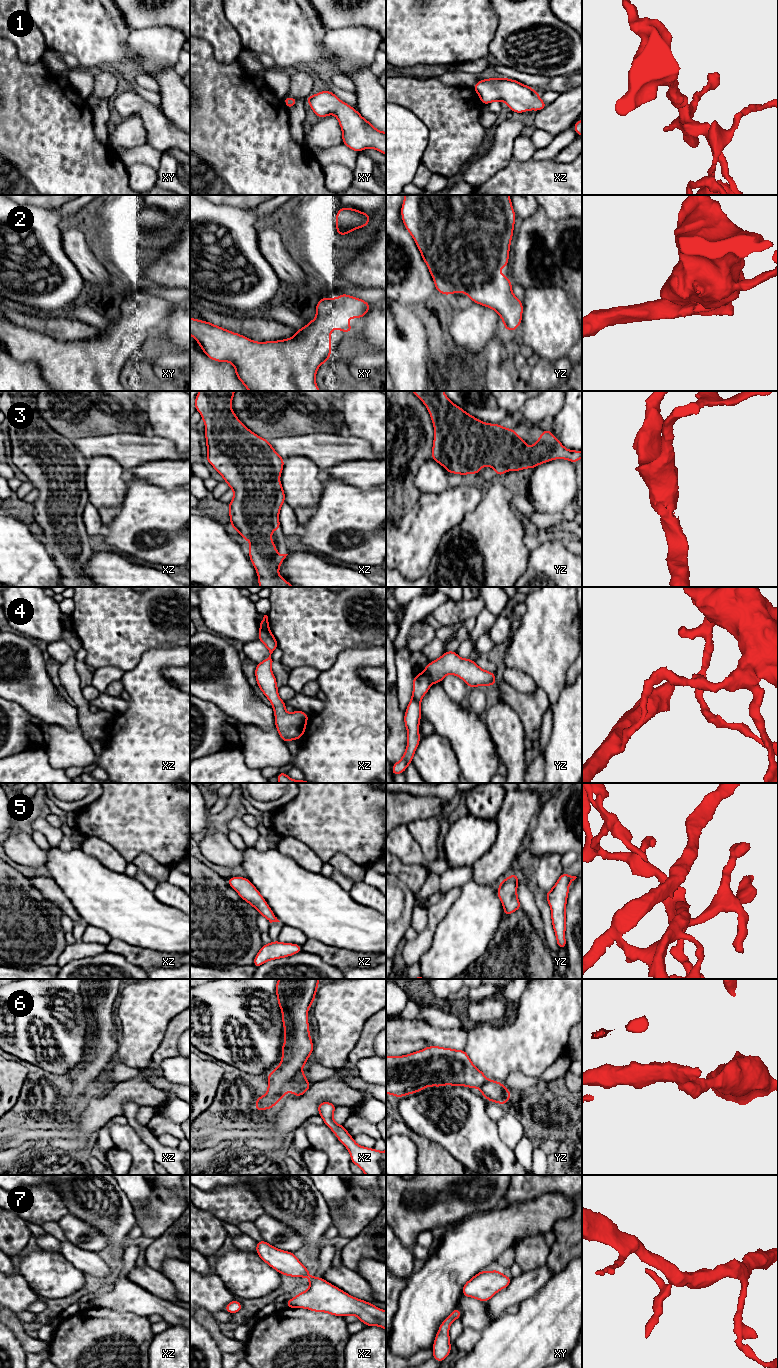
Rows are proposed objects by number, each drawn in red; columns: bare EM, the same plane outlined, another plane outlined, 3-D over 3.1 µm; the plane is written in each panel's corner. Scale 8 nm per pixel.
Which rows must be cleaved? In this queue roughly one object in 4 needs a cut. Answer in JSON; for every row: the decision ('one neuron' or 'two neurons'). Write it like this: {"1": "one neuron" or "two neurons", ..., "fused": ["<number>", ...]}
{"1": "one neuron", "2": "one neuron", "3": "one neuron", "4": "two neurons", "5": "one neuron", "6": "two neurons", "7": "one neuron", "fused": ["4", "6"]}

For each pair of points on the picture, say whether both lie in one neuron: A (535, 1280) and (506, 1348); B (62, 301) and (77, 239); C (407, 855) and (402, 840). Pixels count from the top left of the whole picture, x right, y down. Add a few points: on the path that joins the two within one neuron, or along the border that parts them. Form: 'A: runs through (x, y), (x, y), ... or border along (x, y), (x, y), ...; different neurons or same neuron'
A: border along (546, 1284), (534, 1295), (518, 1303); different neurons
B: border along (62, 239), (64, 253), (84, 280); different neurons
C: runs through (407, 851), (402, 844); same neuron

